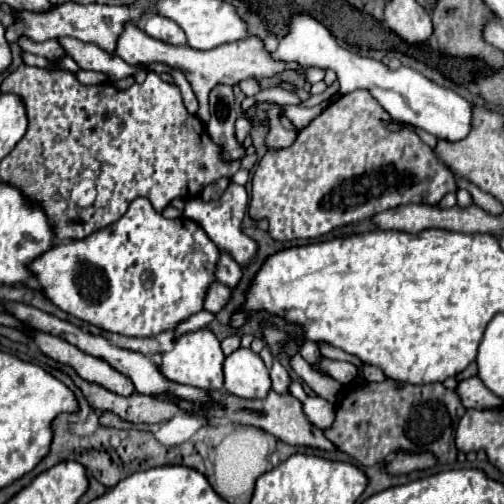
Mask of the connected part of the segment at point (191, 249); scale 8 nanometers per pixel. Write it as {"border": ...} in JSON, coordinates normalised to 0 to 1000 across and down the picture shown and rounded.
{"border":[[[272,393],[228,444],[208,448],[165,476],[105,484],[54,532],[77,560],[85,583],[125,619],[208,659],[244,667],[312,667],[315,659],[343,655],[359,635],[403,615],[407,575],[427,556],[423,536],[431,516],[435,492],[411,472],[391,440],[375,433],[331,437],[308,421],[288,393]]]}

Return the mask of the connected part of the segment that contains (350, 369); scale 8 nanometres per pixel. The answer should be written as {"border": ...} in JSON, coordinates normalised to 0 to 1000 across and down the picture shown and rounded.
{"border":[[[641,710],[629,734],[641,742],[653,742],[657,750],[673,754],[677,762],[692,762],[708,746],[708,730],[696,718],[673,718],[673,714],[645,714]]]}

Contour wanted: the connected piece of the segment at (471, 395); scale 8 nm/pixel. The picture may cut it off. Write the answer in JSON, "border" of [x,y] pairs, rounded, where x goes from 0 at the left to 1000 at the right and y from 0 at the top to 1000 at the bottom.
{"border":[[[950,746],[915,754],[903,770],[907,786],[915,790],[923,810],[946,810],[946,813],[966,813],[966,810],[990,810],[998,794],[982,786],[954,754]]]}

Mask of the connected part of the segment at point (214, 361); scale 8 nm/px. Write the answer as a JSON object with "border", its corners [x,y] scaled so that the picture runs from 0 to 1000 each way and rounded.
{"border":[[[391,655],[391,659],[375,659],[359,671],[347,675],[347,690],[339,698],[323,698],[323,726],[319,738],[355,762],[375,762],[399,774],[438,774],[442,770],[442,718],[446,718],[446,702],[438,694],[435,675],[427,671],[427,663],[419,655]]]}

